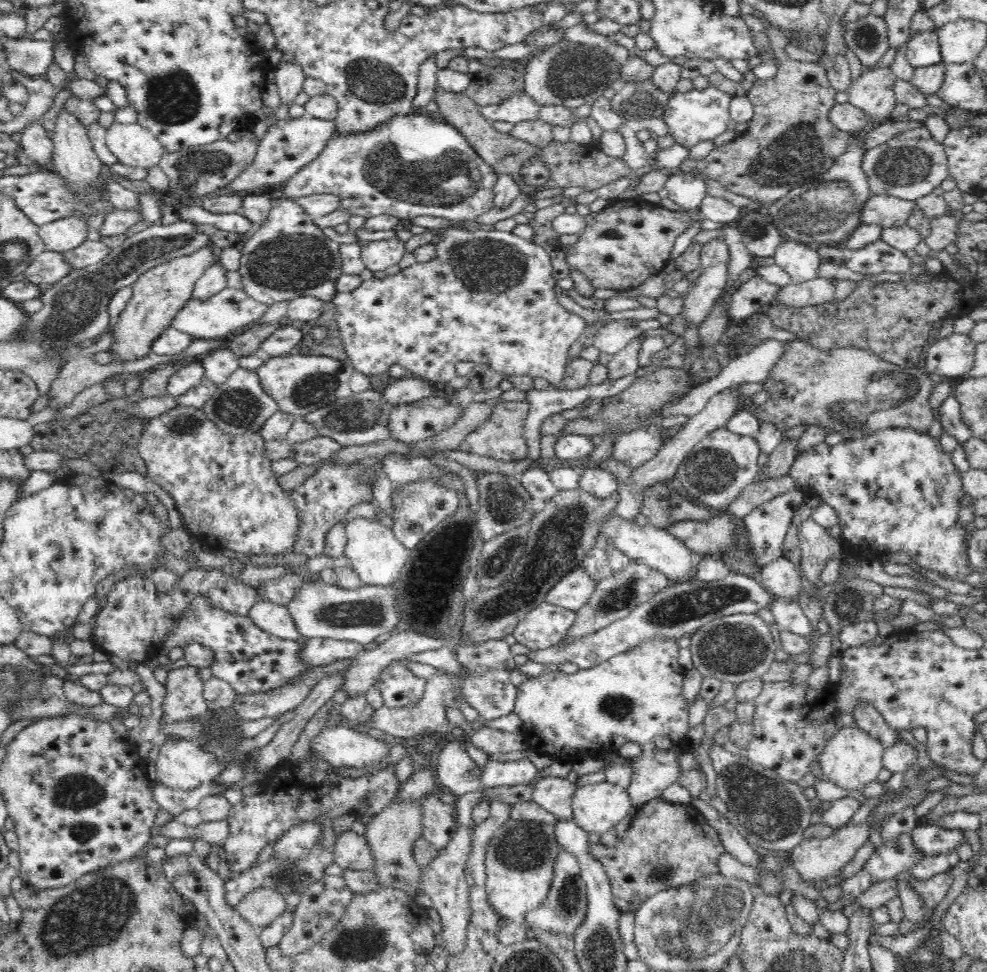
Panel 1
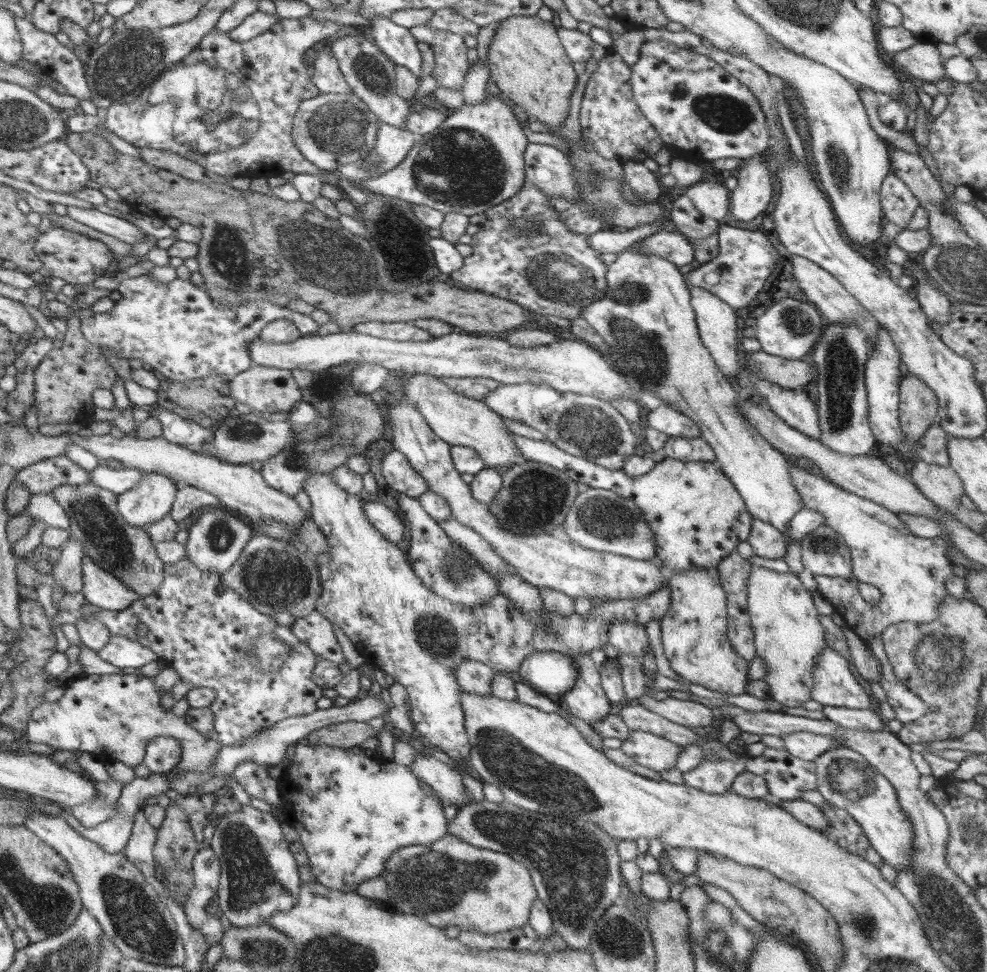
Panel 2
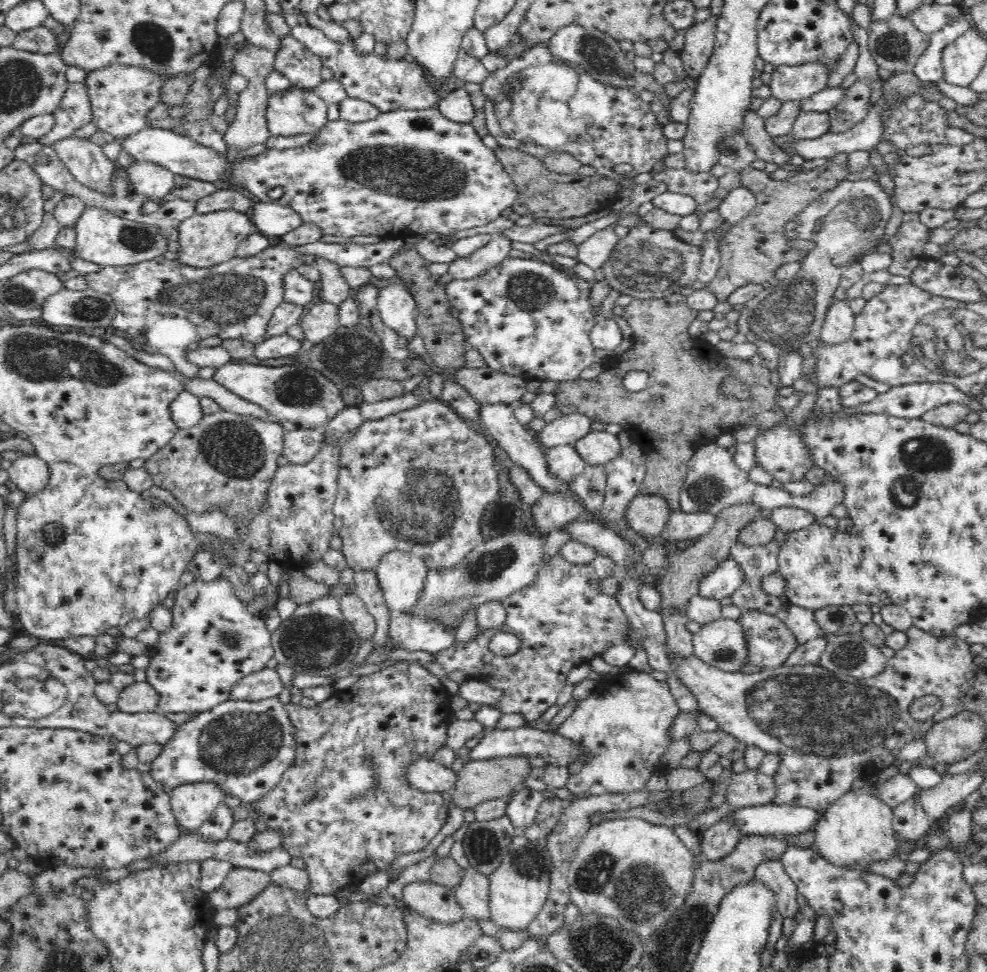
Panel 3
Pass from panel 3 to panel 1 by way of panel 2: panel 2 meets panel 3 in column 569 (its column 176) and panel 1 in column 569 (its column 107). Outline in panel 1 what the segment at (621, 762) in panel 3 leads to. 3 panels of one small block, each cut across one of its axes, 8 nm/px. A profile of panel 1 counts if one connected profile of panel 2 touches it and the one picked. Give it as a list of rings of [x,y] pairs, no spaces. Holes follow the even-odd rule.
[[[652,637],[638,646],[616,654],[608,662],[574,674],[542,672],[536,678],[529,678],[517,688],[516,704],[513,712],[523,723],[522,735],[528,749],[538,754],[548,755],[553,760],[575,762],[582,758],[601,758],[606,750],[612,748],[614,736],[624,736],[627,741],[642,745],[642,754],[633,762],[612,765],[604,768],[605,781],[627,790],[632,806],[640,808],[656,798],[663,798],[668,786],[678,783],[681,773],[678,754],[692,750],[687,734],[690,707],[684,699],[685,671],[678,664],[679,651],[677,639]]]

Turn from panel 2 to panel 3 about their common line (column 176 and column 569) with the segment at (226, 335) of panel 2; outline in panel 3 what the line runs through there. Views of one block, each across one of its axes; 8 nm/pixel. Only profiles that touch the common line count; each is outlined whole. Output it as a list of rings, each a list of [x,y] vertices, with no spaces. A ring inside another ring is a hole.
[[[508,258],[504,263],[480,274],[478,278],[452,280],[446,285],[449,303],[458,311],[466,344],[475,348],[485,360],[485,364],[501,373],[525,379],[573,381],[584,368],[594,362],[606,363],[594,355],[594,345],[590,340],[592,328],[599,318],[593,314],[588,291],[582,291],[576,283],[552,265]]]

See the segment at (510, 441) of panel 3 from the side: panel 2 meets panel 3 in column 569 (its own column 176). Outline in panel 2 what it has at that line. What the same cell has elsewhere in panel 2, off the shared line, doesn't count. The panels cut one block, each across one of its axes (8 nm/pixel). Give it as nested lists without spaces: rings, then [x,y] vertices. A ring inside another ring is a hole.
[[[144,473],[133,489],[117,495],[122,520],[146,530],[150,523],[170,514],[179,489],[179,484],[163,474]]]

